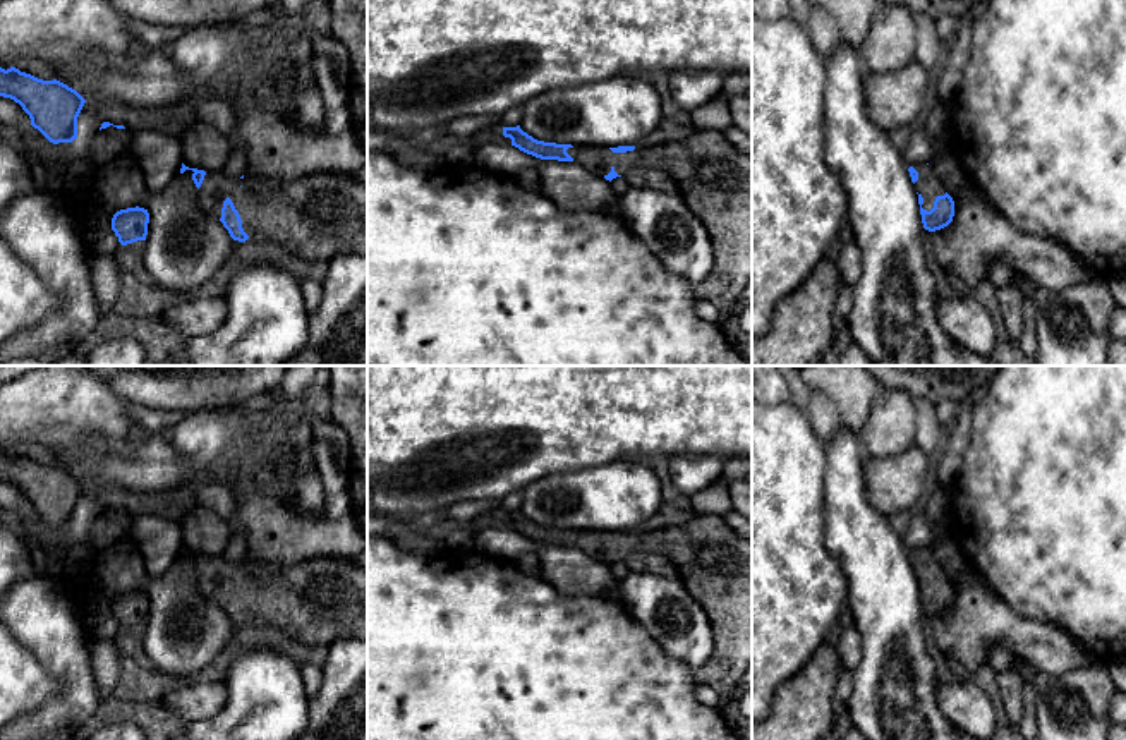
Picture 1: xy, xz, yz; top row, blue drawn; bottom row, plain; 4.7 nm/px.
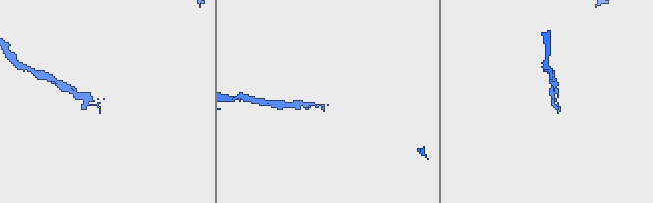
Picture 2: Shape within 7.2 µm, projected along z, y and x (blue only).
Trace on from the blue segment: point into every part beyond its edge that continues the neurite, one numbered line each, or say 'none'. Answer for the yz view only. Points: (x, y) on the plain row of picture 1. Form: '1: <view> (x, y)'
1: yz (929, 570)

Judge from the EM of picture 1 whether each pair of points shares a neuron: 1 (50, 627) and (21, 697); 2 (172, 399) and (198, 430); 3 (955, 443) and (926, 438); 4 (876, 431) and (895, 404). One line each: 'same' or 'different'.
1: different
2: different
3: different
4: same

